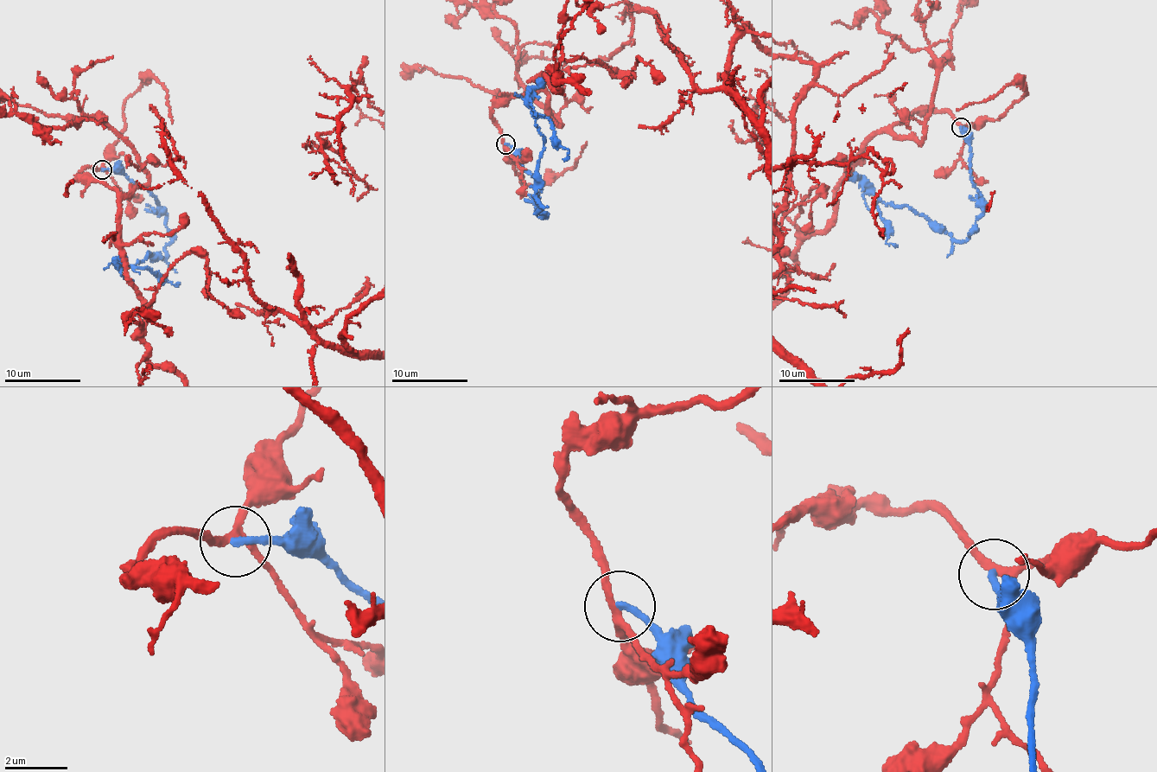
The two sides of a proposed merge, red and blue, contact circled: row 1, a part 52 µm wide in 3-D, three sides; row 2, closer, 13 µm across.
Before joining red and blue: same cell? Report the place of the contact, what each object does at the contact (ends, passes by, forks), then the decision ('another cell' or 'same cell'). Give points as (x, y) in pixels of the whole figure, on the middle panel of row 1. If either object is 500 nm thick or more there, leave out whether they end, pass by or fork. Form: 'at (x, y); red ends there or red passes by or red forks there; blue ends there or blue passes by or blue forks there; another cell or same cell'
at (505, 143); red forks there; blue ends there; another cell

